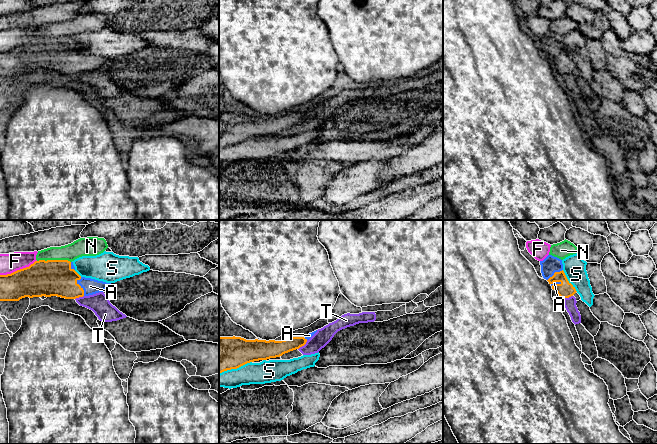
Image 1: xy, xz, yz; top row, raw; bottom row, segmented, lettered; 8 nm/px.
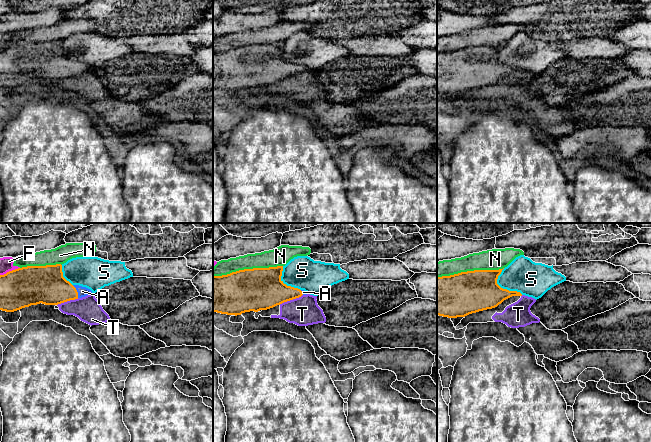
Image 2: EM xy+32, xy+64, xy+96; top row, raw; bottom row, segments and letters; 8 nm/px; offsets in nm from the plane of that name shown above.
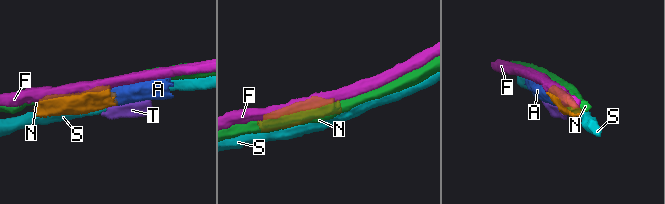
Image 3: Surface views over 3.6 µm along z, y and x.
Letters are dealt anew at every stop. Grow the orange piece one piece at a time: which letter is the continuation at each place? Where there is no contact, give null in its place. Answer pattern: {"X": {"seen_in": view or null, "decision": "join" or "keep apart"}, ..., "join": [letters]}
{"A": {"seen_in": "xy", "decision": "join"}, "F": {"seen_in": "xy", "decision": "keep apart"}, "N": {"seen_in": "xy", "decision": "keep apart"}, "S": {"seen_in": "xz", "decision": "keep apart"}, "T": {"seen_in": "xz", "decision": "keep apart"}, "join": ["A"]}

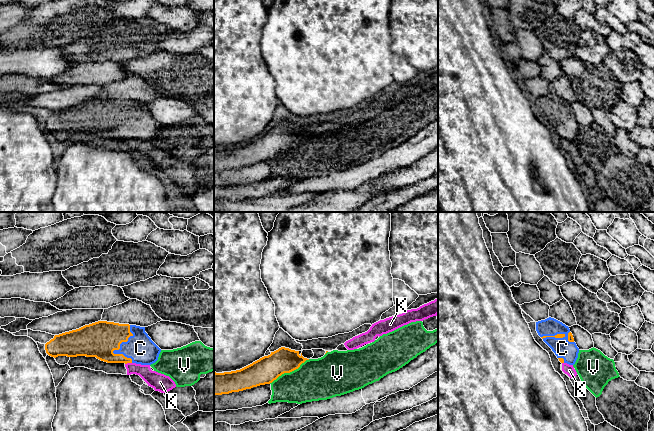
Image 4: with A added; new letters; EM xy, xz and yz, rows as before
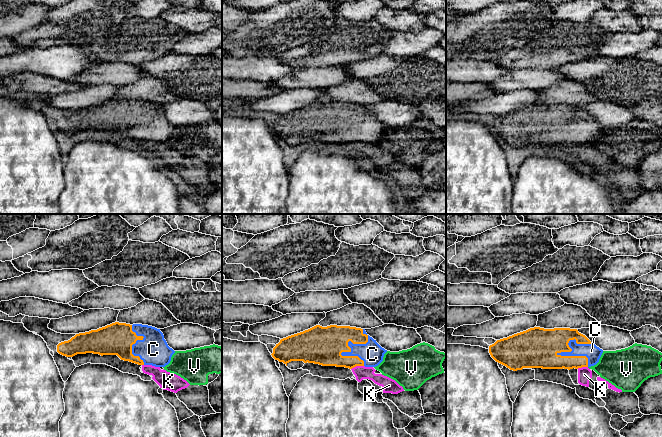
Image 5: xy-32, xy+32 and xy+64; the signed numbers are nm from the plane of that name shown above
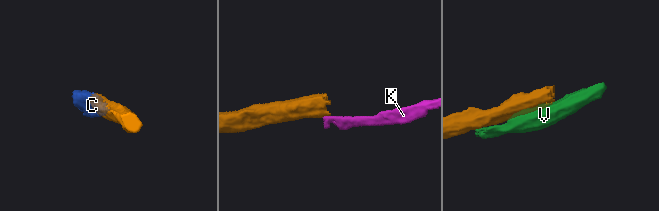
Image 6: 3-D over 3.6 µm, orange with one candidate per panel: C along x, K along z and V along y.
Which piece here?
{"C": {"seen_in": "xy", "decision": "join"}, "K": {"seen_in": "xy", "decision": "keep apart"}, "V": {"seen_in": "xz", "decision": "keep apart"}, "join": ["C"]}

